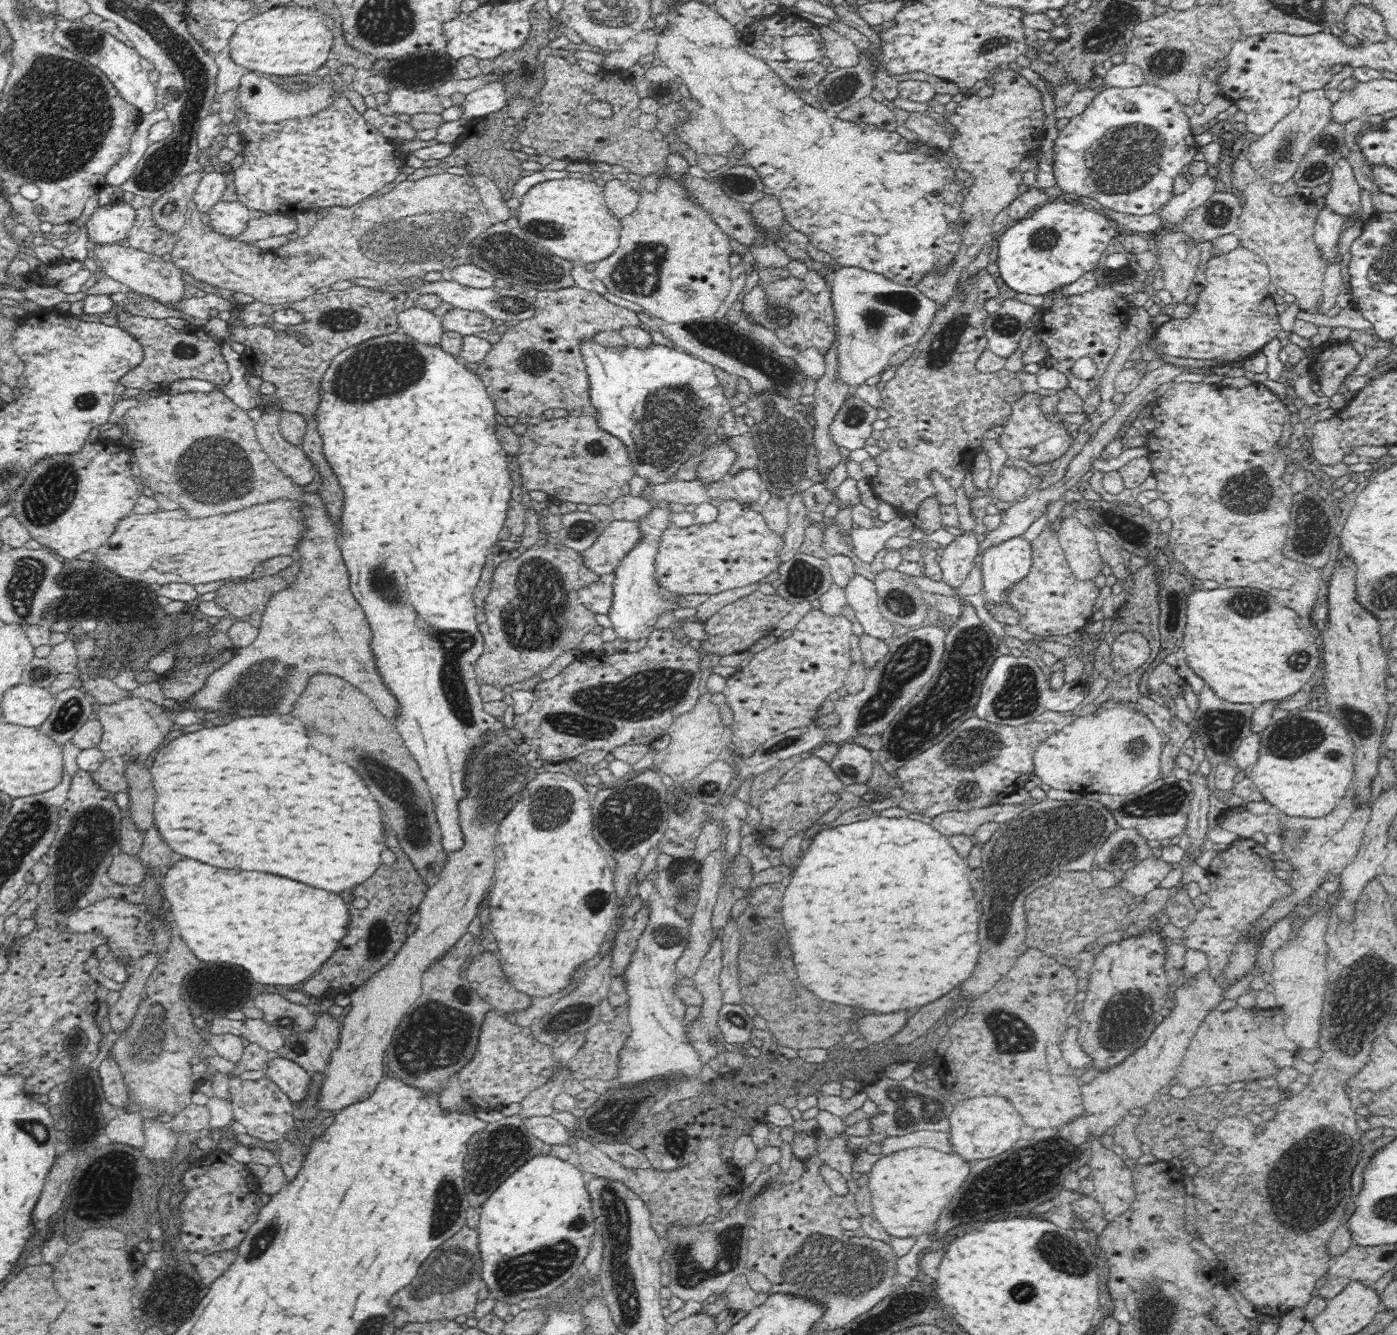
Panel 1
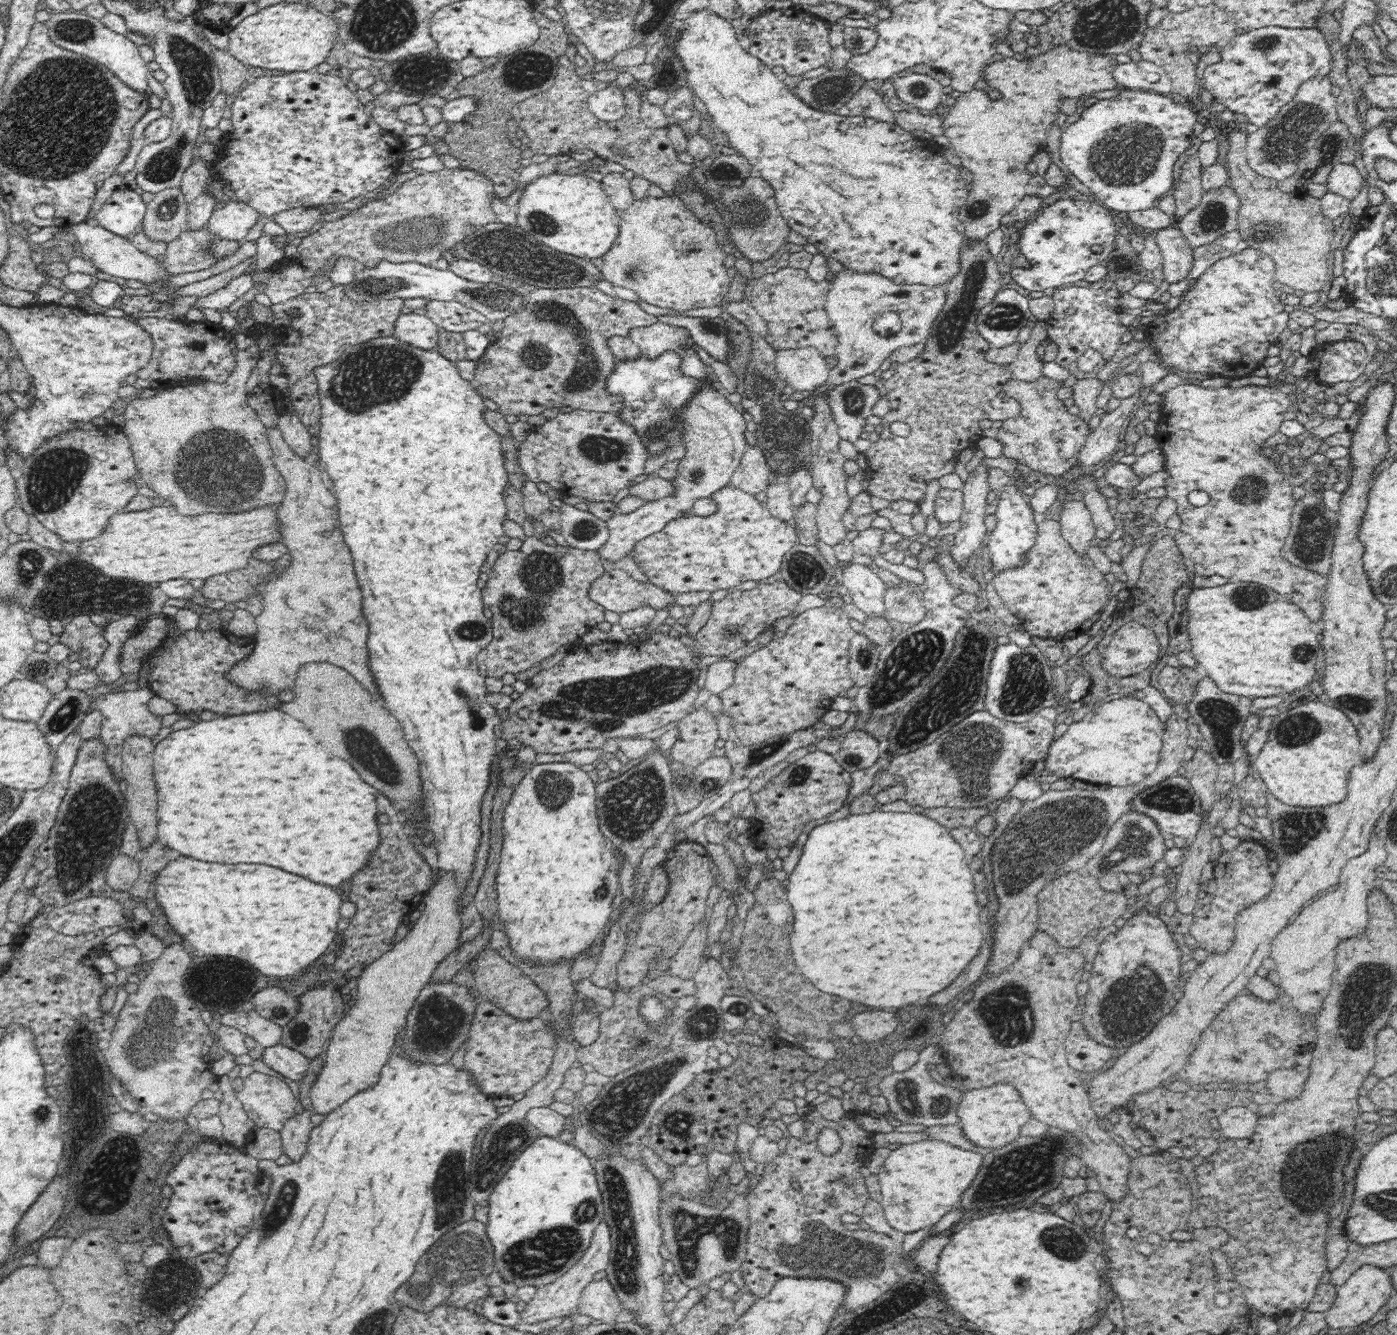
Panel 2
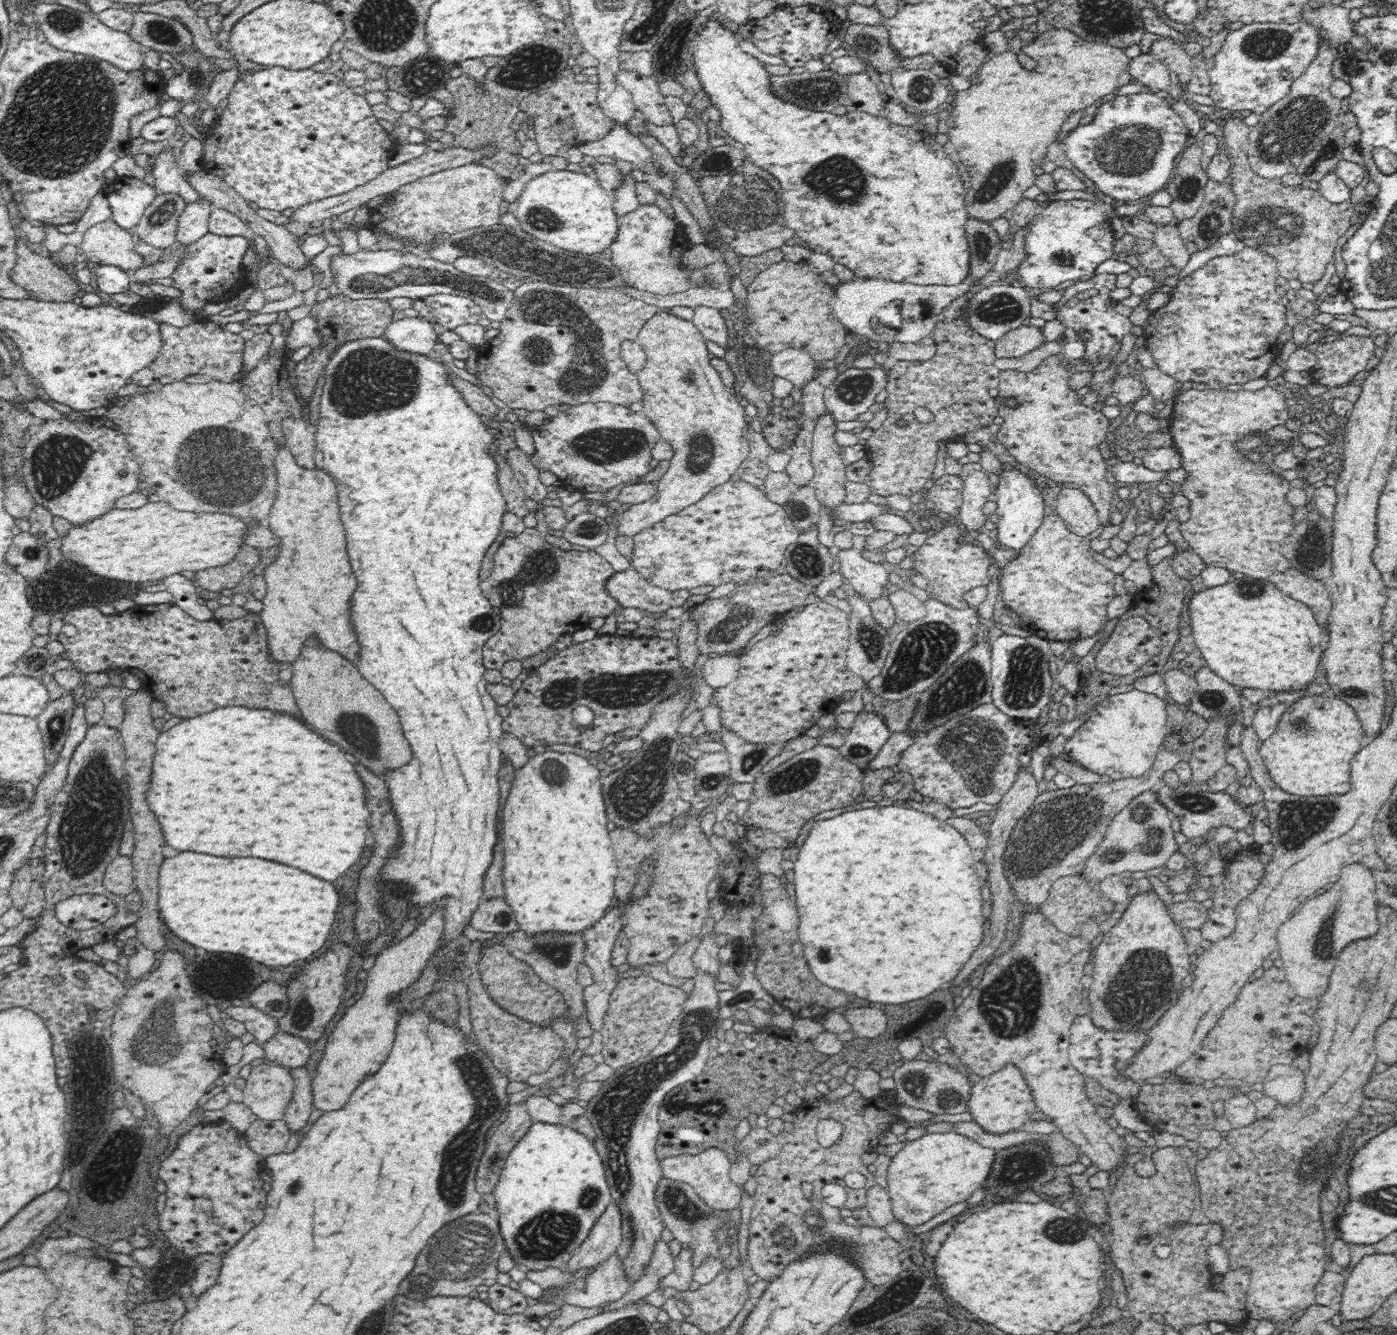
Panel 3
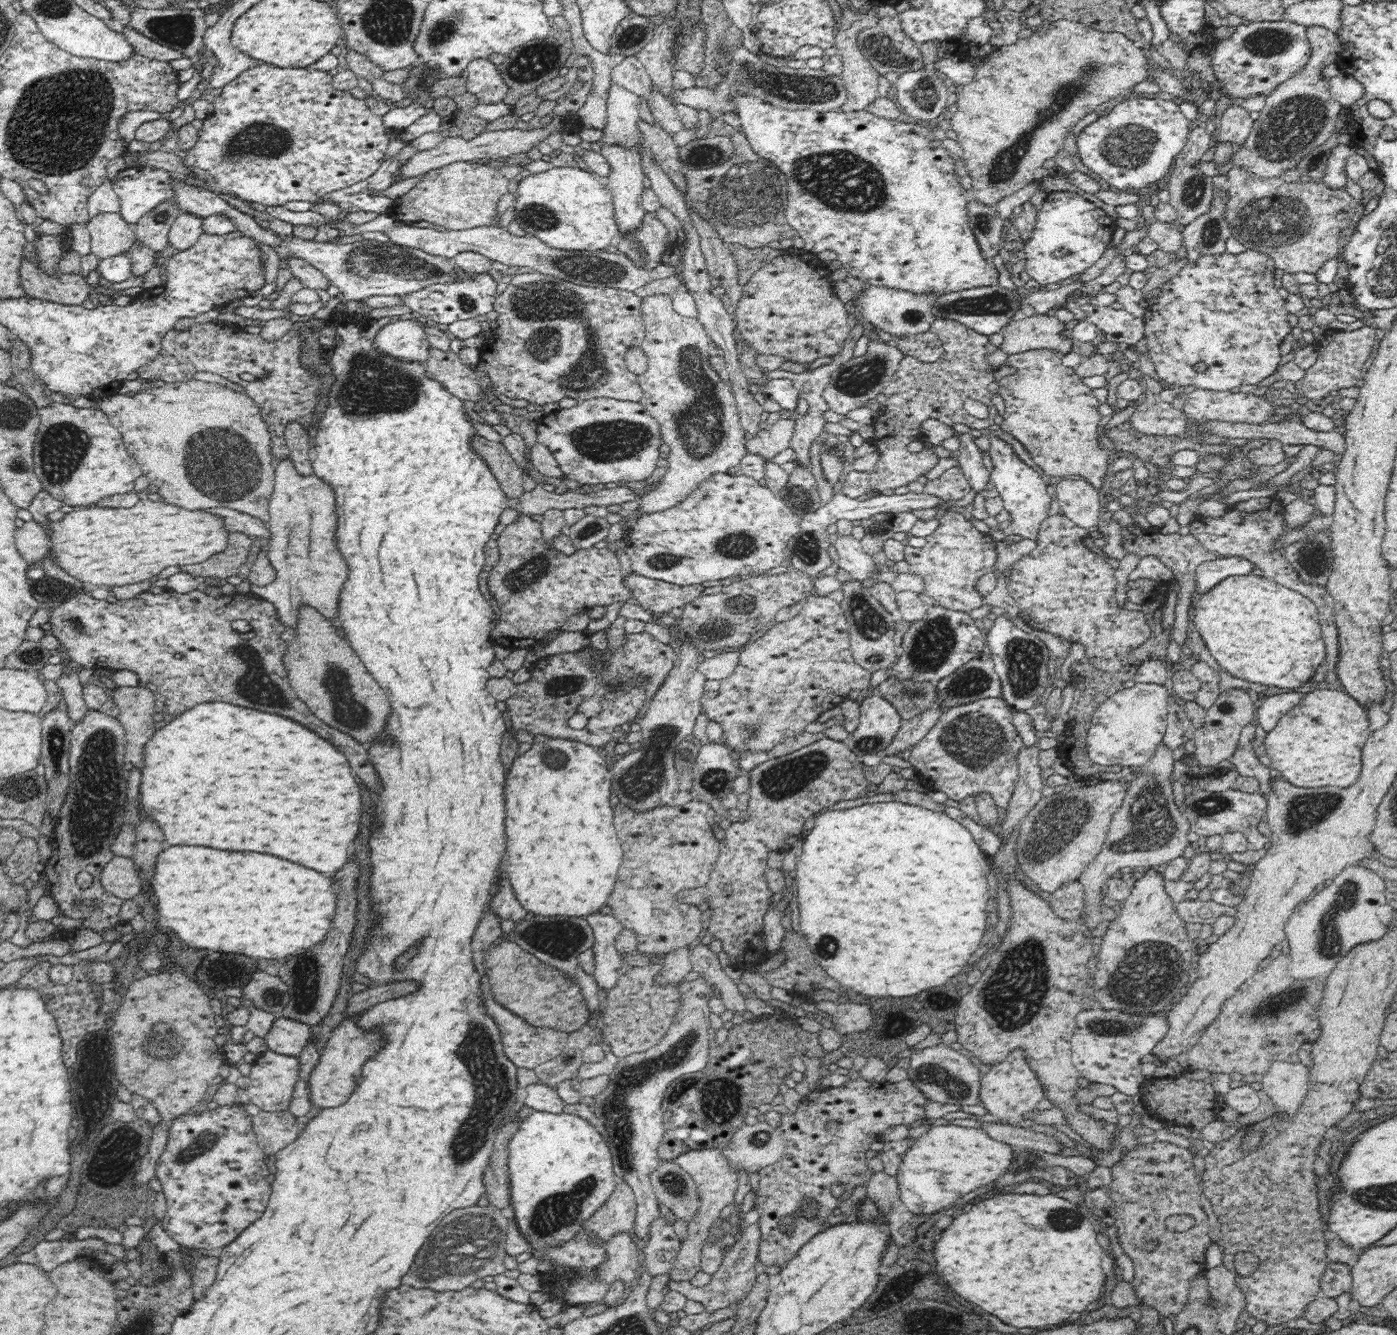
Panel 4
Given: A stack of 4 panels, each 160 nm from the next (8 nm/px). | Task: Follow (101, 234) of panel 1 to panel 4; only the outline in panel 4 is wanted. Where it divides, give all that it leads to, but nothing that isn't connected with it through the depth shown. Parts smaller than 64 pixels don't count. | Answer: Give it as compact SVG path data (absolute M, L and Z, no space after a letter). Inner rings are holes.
M148 167L127 168L122 170L113 180L112 186L114 192L118 195L120 201L120 215L131 226L137 223L147 212L150 212L160 202L174 199L174 189L172 189L172 182L174 178L164 171L156 170Z

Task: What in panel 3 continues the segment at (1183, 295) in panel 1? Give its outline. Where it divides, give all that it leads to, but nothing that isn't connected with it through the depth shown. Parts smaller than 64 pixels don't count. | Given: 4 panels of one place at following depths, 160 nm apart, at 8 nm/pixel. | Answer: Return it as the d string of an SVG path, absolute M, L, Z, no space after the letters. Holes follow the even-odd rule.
M1176 223L1157 227L1154 242L1161 254L1168 259L1168 265L1178 271L1187 265L1191 253L1178 233Z

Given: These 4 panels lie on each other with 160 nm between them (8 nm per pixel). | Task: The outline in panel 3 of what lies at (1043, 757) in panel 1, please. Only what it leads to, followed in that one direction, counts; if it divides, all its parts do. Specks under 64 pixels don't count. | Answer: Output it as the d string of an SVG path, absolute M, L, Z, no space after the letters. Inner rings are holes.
M1138 689L1132 691L1107 696L1102 702L1090 709L1089 717L1080 725L1072 736L1066 738L1063 751L1070 760L1077 761L1086 770L1106 775L1112 779L1129 779L1141 777L1146 774L1156 760L1160 745L1164 742L1166 729L1166 702L1162 699Z

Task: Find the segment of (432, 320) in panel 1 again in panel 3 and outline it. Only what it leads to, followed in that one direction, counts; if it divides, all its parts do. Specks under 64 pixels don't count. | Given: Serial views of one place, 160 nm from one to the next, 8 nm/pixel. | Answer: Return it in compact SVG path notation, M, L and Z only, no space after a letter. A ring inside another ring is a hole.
M398 316L386 327L383 337L394 347L410 353L428 355L439 341L433 323L422 317Z

